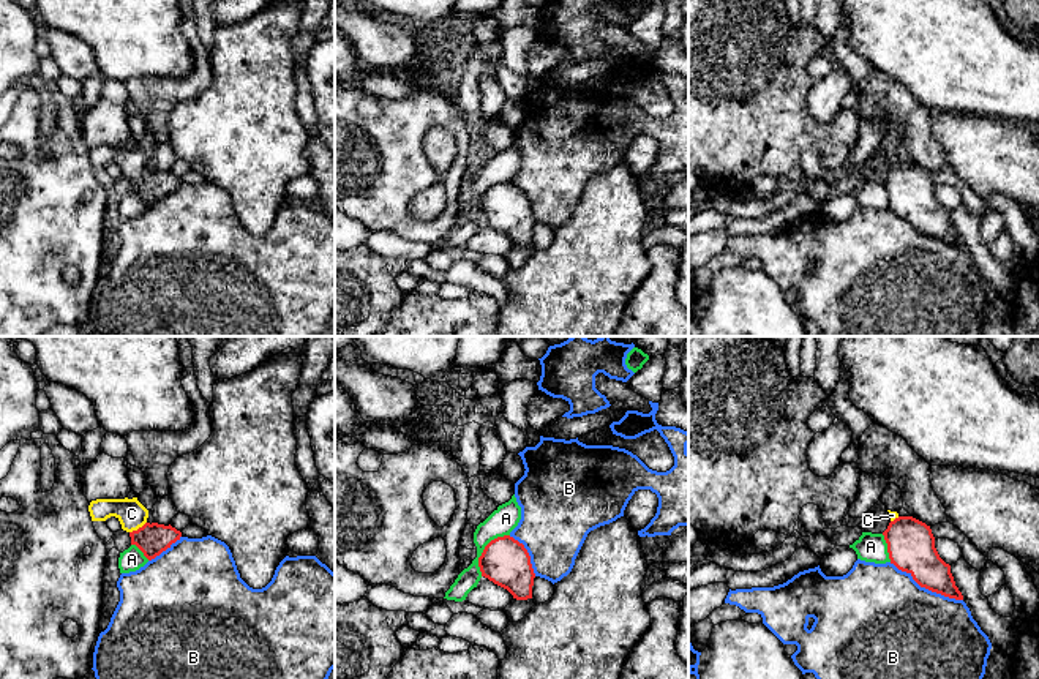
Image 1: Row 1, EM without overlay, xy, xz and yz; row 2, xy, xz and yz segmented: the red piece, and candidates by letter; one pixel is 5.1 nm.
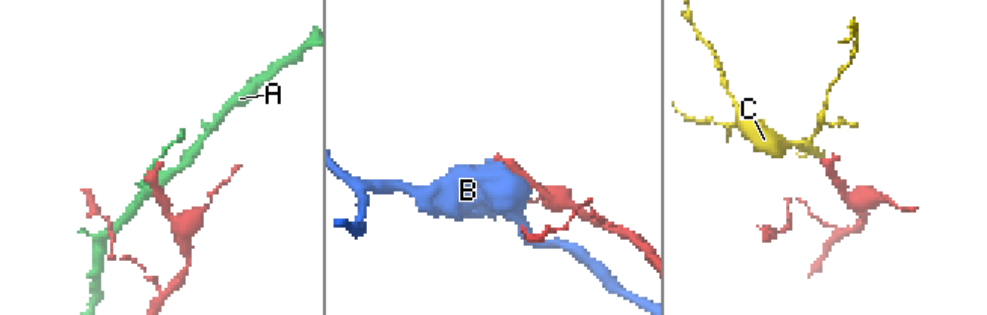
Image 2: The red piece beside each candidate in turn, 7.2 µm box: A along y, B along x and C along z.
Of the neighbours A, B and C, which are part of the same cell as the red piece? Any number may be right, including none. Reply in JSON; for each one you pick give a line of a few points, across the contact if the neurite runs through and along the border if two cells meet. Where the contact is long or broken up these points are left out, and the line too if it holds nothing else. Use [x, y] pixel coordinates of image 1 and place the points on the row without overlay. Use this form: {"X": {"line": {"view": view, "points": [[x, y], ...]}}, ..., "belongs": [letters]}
{"C": {"line": {"view": "xy", "points": [[152, 185], [139, 174], [131, 160]]}}, "belongs": ["C"]}

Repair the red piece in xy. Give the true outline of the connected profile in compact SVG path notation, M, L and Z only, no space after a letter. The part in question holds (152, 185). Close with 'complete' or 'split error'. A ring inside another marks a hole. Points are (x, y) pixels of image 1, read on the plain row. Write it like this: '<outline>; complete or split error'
M96 145L88 152L92 167L106 167L115 163L122 175L131 183L131 191L136 191L144 202L152 207L163 197L171 194L172 189L180 186L182 178L175 174L148 169L148 156L137 147L133 145Z; split error

